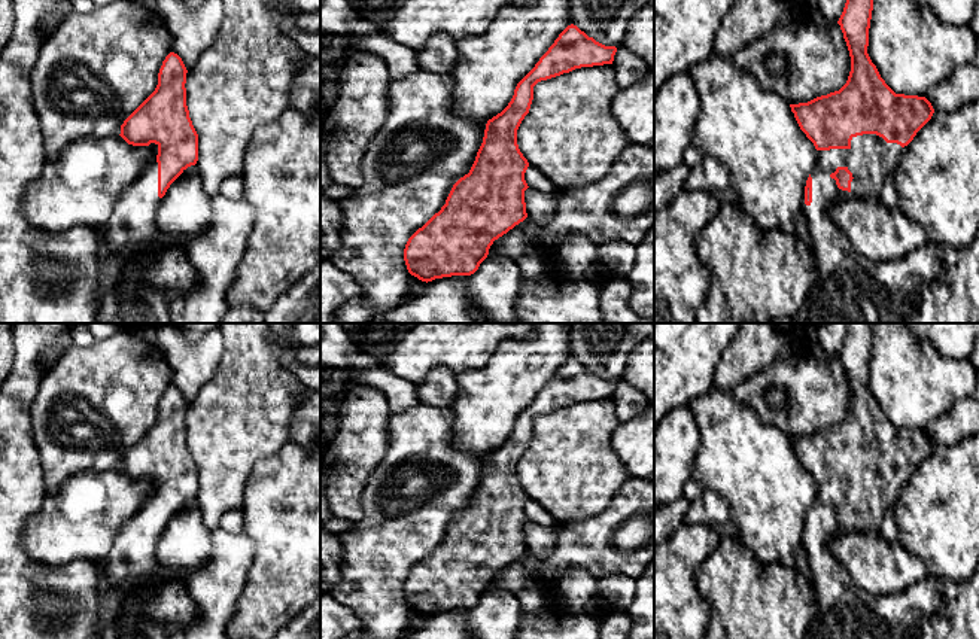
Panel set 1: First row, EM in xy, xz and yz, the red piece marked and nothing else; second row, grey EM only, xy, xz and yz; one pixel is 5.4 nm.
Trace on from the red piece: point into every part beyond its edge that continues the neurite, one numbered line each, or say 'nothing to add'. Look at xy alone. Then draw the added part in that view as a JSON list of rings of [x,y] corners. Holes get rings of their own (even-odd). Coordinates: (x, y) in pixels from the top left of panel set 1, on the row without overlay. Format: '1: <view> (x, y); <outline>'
1: xy (130, 565); [[[149,478],[155,493],[142,506],[142,509],[128,520],[118,532],[115,542],[101,562],[110,587],[121,591],[145,594],[162,576],[156,576],[158,560],[155,556],[156,541],[161,535],[158,530],[158,478]]]

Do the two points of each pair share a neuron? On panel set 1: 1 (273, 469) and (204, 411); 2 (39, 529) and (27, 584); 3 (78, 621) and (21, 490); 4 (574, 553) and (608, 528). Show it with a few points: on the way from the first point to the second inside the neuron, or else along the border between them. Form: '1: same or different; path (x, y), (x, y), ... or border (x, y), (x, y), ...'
1: different; border (289, 441), (255, 463), (243, 490)
2: different; border (23, 528), (21, 547), (33, 559), (67, 563)
3: same; path (45, 589), (15, 559), (15, 523)
4: same; path (583, 544), (599, 531)

